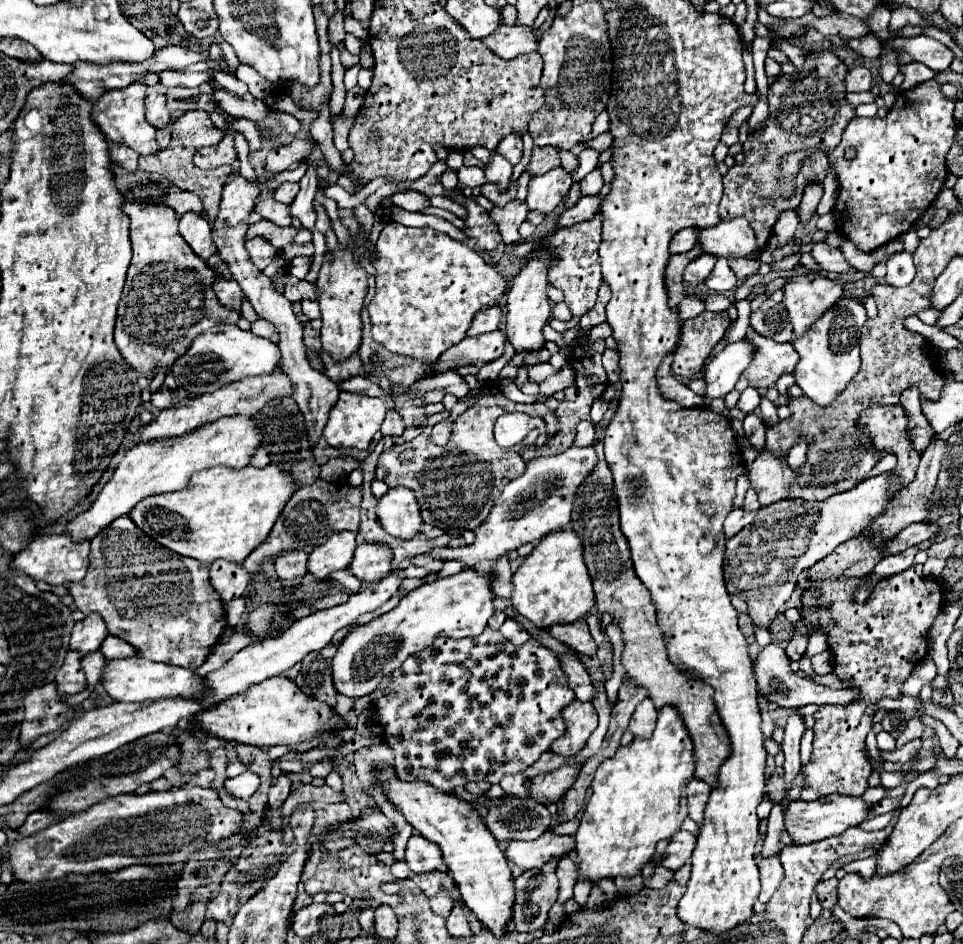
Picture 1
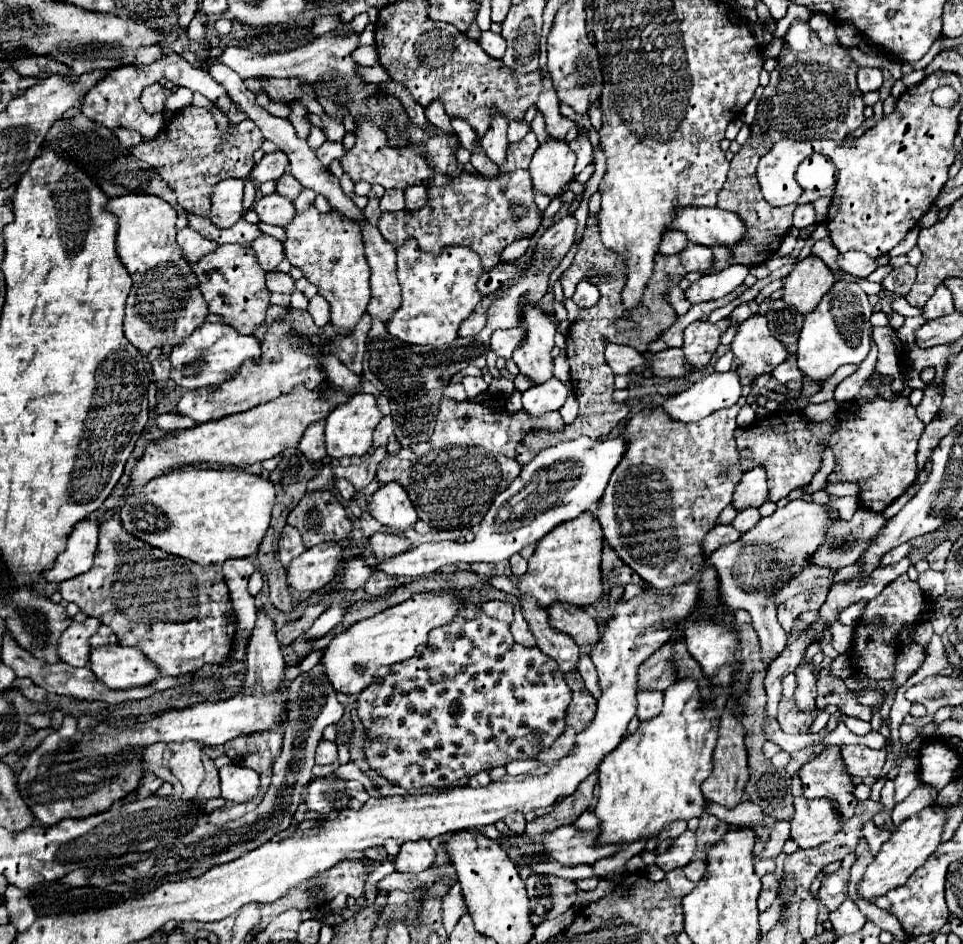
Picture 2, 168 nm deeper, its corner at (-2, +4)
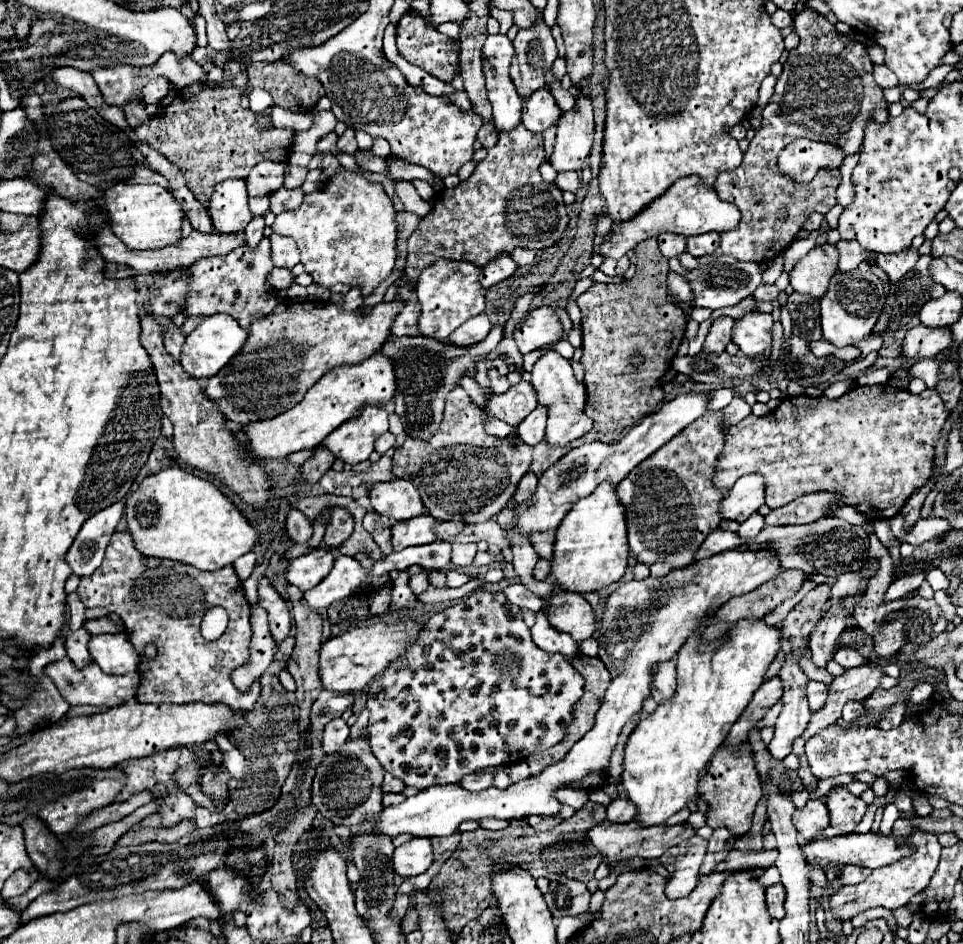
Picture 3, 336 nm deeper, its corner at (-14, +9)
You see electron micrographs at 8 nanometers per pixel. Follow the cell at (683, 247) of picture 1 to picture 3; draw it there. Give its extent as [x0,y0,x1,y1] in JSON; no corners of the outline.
[657,234,685,258]

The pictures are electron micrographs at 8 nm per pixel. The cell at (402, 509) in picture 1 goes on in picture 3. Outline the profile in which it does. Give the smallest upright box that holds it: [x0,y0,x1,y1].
[369,480,427,520]

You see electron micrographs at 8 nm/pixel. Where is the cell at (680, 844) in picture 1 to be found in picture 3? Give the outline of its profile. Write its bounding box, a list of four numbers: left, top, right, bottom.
[659,836,707,900]

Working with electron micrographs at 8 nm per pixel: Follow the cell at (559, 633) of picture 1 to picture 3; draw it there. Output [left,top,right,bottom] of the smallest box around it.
[543,590,595,642]

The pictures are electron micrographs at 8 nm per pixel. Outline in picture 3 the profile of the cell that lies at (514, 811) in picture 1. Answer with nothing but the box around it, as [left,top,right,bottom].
[527,816,563,832]

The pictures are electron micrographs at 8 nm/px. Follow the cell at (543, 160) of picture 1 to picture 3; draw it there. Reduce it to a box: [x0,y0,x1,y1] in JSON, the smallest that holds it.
[405,124,569,290]

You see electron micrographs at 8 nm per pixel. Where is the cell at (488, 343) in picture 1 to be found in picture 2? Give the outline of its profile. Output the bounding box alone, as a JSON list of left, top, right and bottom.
[491,327,523,359]

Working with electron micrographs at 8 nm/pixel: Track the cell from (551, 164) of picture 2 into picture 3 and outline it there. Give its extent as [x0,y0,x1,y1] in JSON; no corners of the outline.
[549,92,593,172]

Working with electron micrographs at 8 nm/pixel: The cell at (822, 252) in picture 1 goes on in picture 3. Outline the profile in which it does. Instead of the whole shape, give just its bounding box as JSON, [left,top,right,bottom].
[877,248,919,282]

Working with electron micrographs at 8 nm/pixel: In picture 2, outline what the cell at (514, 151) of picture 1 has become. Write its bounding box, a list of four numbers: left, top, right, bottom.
[507,121,531,143]

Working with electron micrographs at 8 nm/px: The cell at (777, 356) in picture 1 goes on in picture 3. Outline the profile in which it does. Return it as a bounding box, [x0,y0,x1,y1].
[733,310,771,356]

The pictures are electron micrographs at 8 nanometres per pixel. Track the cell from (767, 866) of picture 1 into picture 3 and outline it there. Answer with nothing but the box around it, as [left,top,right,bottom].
[765,884,785,920]

